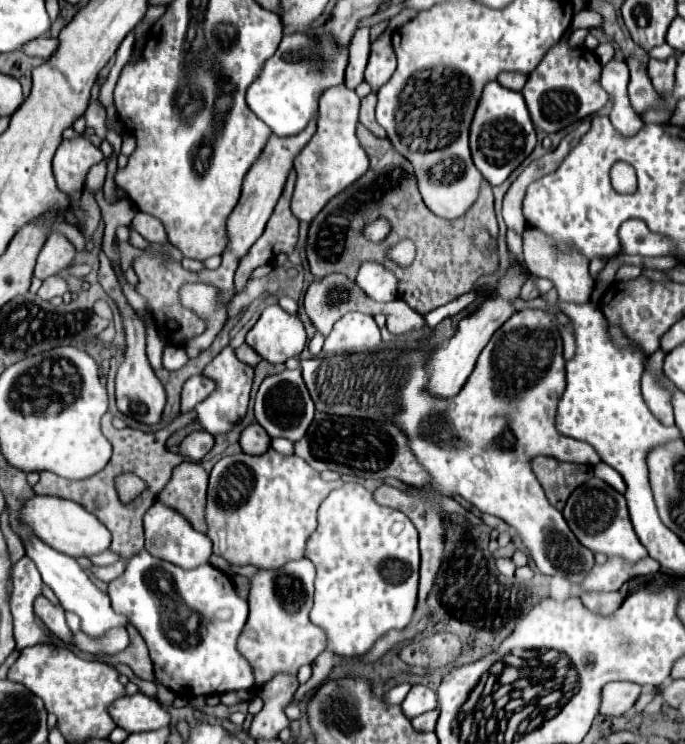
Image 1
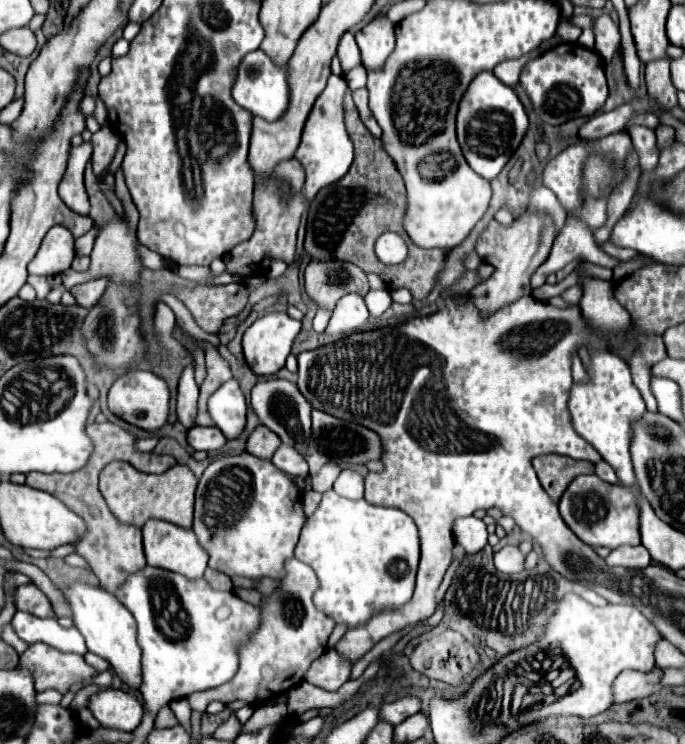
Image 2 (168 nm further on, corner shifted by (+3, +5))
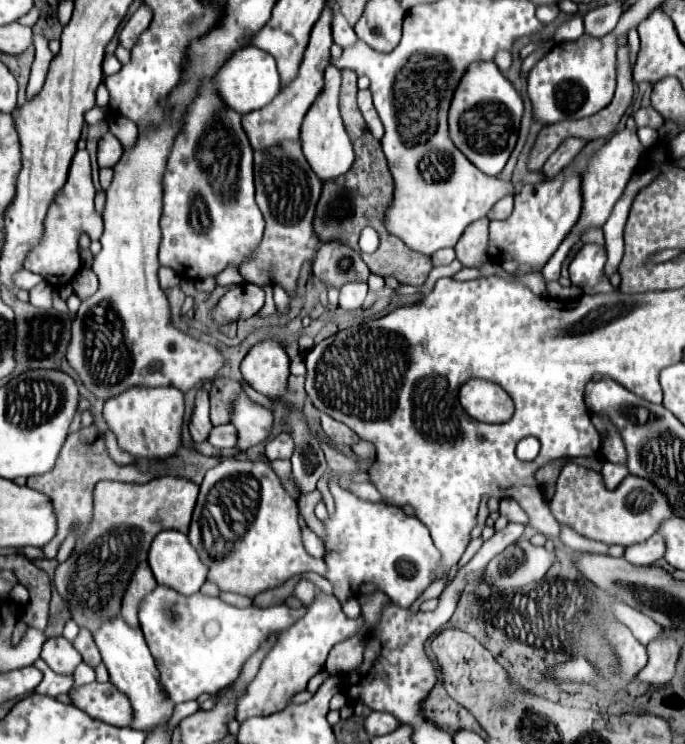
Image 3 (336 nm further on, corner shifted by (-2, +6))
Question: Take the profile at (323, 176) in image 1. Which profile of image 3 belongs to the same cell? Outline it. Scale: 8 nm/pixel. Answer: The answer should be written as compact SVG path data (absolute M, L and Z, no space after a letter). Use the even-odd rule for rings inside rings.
M329 65L325 71L325 87L311 105L311 109L307 111L307 117L301 127L301 143L305 159L309 161L311 169L323 183L347 173L355 161L353 145L339 113L339 89L341 89L341 71L335 65Z

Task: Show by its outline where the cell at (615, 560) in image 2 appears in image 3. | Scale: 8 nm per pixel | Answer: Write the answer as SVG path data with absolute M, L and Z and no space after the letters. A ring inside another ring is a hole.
M653 535L651 539L637 543L637 545L629 545L623 553L623 557L633 563L633 565L653 565L657 559L661 559L665 553L665 543L661 535Z

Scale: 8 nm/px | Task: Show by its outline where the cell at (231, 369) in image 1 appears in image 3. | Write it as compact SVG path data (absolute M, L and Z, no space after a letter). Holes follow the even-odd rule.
M241 391L233 401L231 425L237 429L237 447L247 451L249 447L267 439L273 425L273 415L269 409L251 401L245 391Z

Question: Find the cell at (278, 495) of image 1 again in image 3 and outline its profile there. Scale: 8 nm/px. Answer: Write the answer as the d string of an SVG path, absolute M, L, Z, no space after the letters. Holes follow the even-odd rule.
M229 457L207 471L193 511L189 539L191 545L199 551L199 557L203 557L203 563L209 567L207 579L217 583L221 591L255 597L261 591L279 587L297 573L312 571L324 577L327 572L322 559L307 555L303 549L297 501L285 491L271 465L263 461L239 461Z

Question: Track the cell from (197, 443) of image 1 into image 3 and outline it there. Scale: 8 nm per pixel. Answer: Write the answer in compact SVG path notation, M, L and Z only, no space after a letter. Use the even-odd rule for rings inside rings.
M229 423L213 427L211 433L209 433L209 437L207 437L207 443L211 443L213 447L219 447L219 449L235 447L235 443L237 443L237 431Z

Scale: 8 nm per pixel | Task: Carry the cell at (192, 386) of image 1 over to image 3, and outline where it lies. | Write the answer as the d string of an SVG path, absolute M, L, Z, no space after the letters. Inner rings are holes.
M197 389L195 407L193 407L193 415L189 421L189 433L193 441L205 441L211 427L213 425L209 421L209 393L203 389Z

